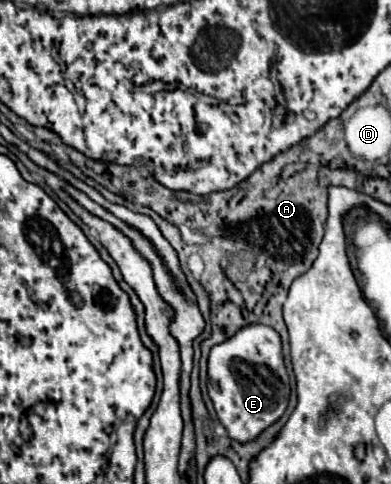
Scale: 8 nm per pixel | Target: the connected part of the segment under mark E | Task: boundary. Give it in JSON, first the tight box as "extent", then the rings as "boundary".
{"extent":[208,323,290,443],"boundary":[[[252,323],[234,333],[228,341],[210,349],[208,395],[220,423],[234,441],[246,443],[282,417],[290,397],[288,373],[282,361],[282,341],[276,329]]]}

